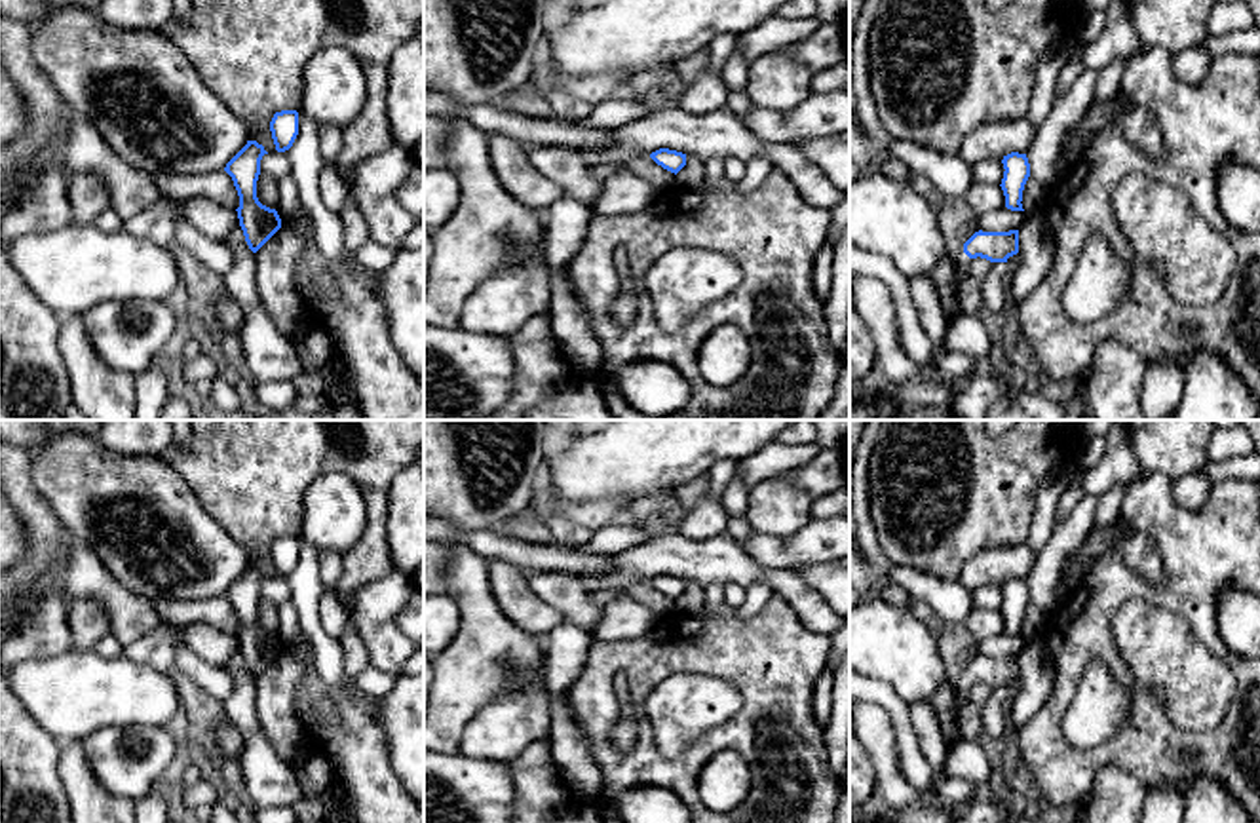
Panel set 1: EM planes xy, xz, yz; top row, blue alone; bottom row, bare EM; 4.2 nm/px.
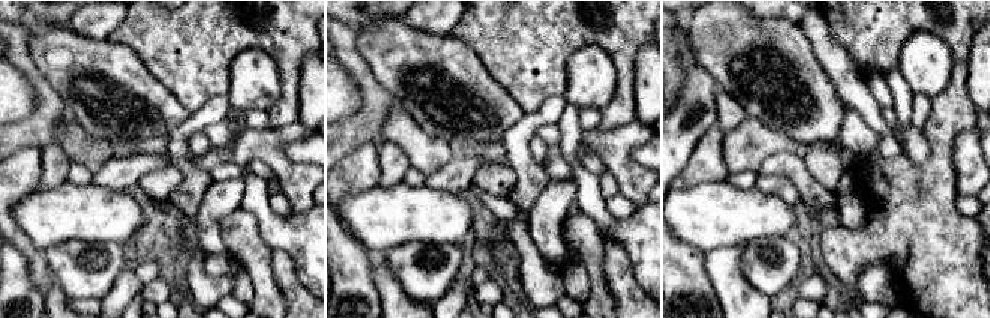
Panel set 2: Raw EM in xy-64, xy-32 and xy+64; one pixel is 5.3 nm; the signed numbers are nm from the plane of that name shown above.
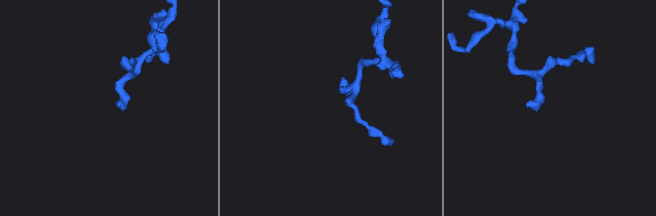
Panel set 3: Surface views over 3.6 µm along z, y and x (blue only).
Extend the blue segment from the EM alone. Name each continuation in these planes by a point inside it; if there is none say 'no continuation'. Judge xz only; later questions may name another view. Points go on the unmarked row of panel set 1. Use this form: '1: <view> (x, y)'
no continuation

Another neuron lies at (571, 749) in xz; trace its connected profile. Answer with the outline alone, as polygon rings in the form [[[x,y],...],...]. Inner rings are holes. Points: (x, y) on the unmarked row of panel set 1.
[[[549,694],[547,707],[551,756],[572,791],[591,802],[601,793],[602,774],[593,762],[583,720],[568,705],[566,696]]]

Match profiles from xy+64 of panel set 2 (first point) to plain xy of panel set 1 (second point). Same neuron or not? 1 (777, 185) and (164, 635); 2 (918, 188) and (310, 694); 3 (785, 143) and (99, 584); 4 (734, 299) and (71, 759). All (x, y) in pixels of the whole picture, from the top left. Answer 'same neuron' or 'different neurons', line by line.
1: same neuron
2: same neuron
3: different neurons
4: same neuron

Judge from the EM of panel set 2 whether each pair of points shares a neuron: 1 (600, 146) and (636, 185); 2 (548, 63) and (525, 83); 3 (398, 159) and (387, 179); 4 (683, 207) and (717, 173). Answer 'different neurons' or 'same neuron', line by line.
1: same neuron
2: same neuron
3: same neuron
4: different neurons

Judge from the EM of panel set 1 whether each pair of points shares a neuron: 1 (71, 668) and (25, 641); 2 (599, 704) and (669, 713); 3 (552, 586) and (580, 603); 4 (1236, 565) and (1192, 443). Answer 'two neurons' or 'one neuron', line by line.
1: two neurons
2: two neurons
3: one neuron
4: two neurons

